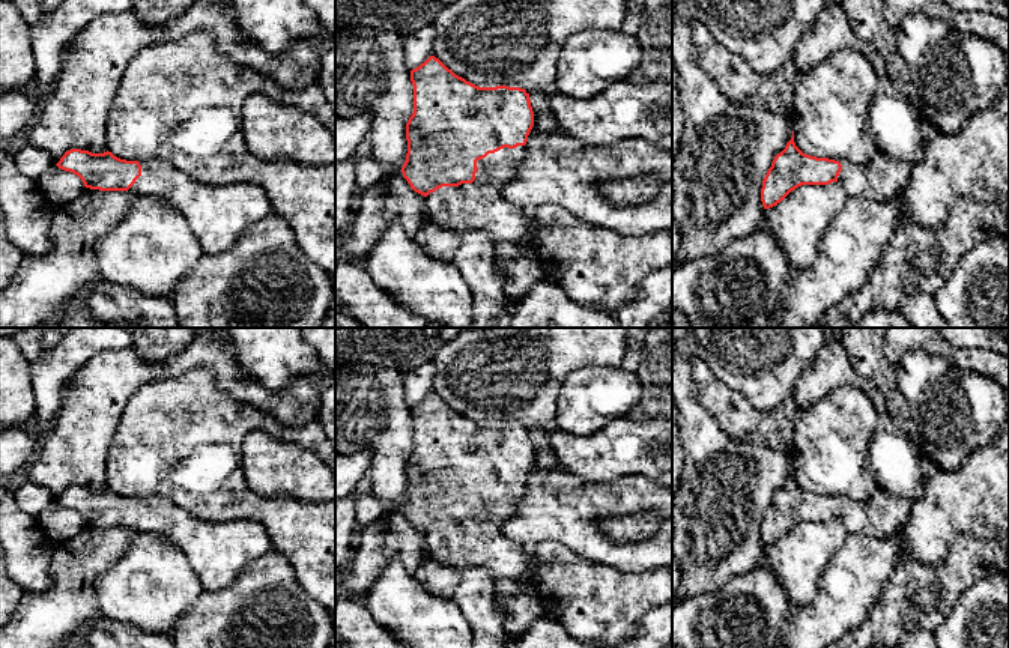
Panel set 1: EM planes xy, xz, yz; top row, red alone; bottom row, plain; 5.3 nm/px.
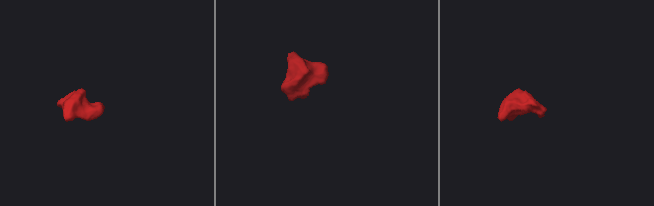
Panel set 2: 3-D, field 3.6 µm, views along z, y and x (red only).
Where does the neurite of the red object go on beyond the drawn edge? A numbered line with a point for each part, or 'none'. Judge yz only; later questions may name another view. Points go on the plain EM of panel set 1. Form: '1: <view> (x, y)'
1: yz (883, 516)

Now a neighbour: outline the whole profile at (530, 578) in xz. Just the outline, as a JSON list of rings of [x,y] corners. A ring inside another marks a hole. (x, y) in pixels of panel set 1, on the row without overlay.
[[[529,553],[526,570],[517,577],[522,586],[540,592],[540,559]]]

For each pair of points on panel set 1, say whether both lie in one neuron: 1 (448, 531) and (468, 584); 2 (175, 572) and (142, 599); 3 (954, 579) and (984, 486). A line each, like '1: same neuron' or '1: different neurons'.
1: different neurons
2: same neuron
3: different neurons

